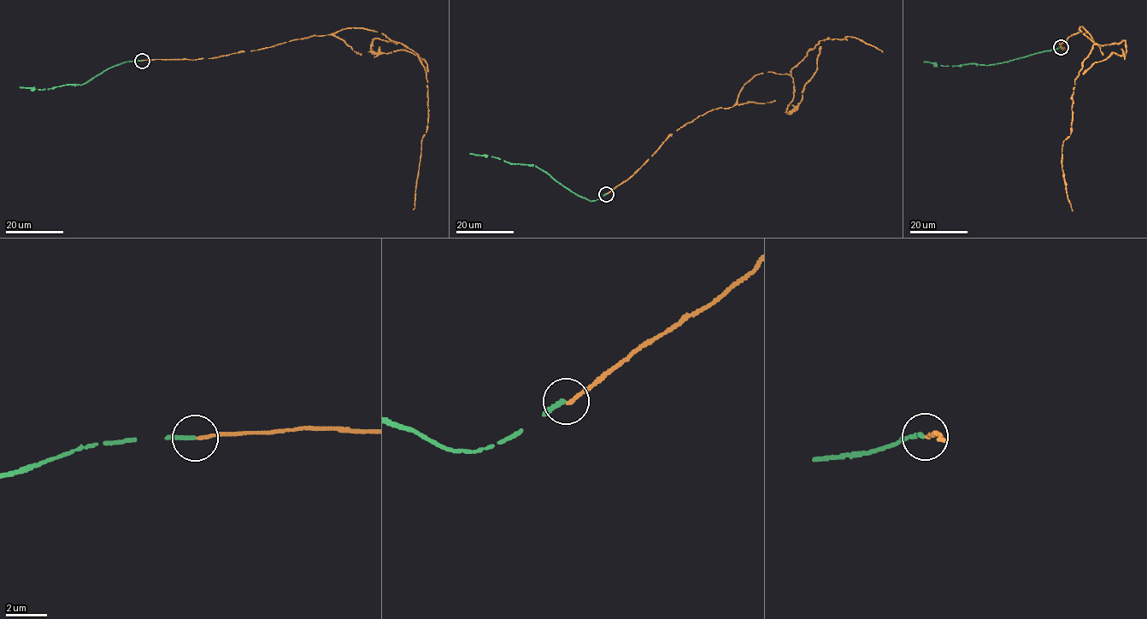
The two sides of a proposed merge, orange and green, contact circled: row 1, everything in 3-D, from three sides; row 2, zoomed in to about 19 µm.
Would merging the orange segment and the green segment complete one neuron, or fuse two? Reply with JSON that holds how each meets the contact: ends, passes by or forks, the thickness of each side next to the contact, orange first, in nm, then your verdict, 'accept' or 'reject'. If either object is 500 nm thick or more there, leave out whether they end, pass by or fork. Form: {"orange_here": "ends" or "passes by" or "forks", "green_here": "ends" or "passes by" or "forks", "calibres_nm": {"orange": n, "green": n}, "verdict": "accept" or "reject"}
{"orange_here": "ends", "green_here": "ends", "calibres_nm": {"orange": 160, "green": 180}, "verdict": "reject"}

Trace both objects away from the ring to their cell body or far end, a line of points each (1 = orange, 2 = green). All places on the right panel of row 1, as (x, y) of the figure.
1: (1061, 48), (1068, 37), (1087, 32), (1079, 26), (1097, 44), (1075, 80), (1072, 131), (1062, 143), (1073, 211)
2: (1061, 48), (992, 64), (944, 66), (924, 61)

